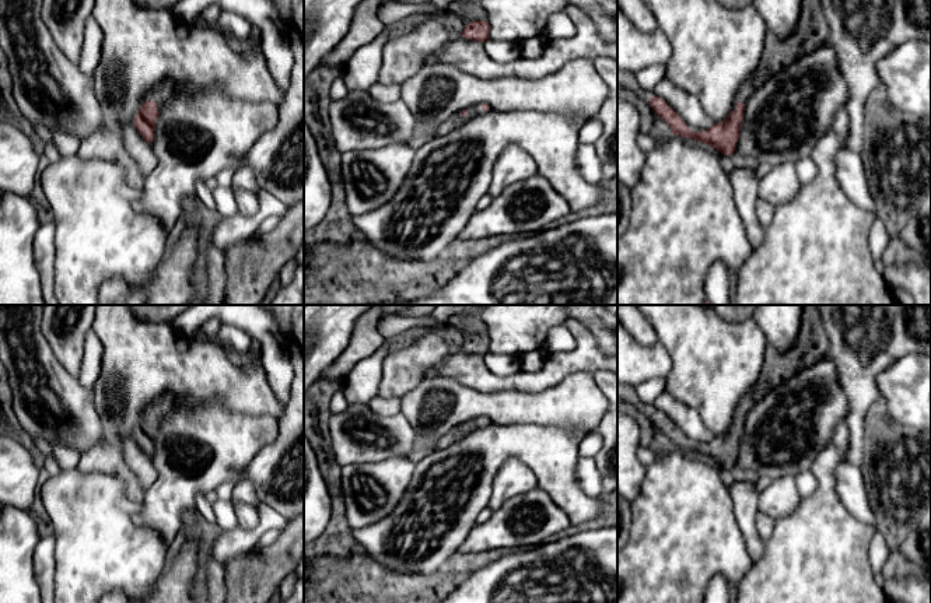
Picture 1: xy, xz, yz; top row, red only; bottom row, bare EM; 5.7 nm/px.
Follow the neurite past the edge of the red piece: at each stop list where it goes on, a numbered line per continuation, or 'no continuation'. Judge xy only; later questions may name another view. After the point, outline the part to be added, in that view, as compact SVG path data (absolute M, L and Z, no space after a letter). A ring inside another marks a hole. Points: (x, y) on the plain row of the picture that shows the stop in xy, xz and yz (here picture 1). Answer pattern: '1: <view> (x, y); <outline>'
1: xy (163, 406); M164 392L141 413L141 418L144 418L147 414L154 414L157 417L157 424L160 425L165 417L171 414L174 400L175 397L172 393Z

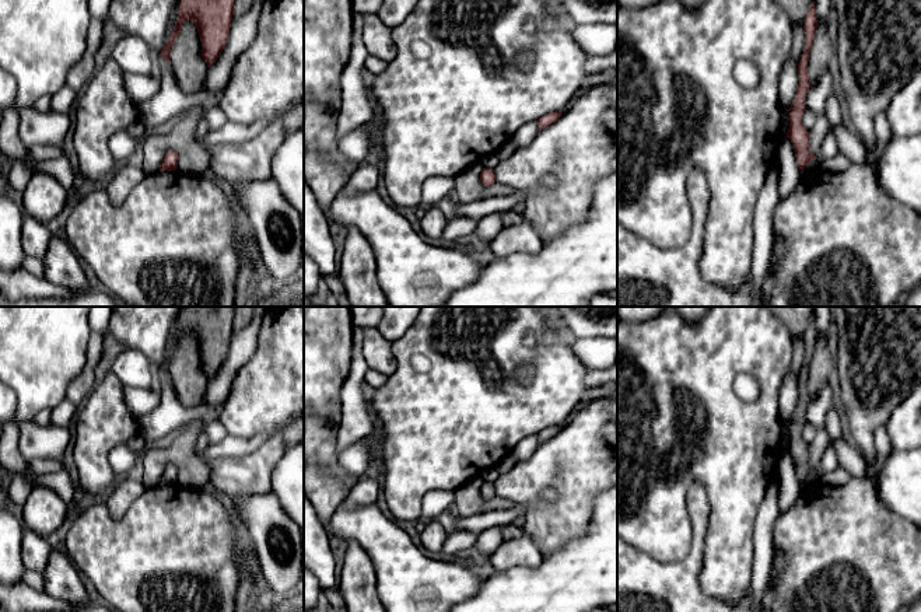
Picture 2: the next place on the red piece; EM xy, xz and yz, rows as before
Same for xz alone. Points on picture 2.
no continuation

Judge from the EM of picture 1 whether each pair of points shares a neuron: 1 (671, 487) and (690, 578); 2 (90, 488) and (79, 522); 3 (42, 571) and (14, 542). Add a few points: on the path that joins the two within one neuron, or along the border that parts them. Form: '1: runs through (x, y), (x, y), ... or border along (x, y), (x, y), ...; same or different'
1: runs through (682, 509), (682, 556); same
2: runs through (90, 497), (90, 511), (87, 514); same
3: border along (41, 539), (32, 556), (32, 572), (38, 588); different

